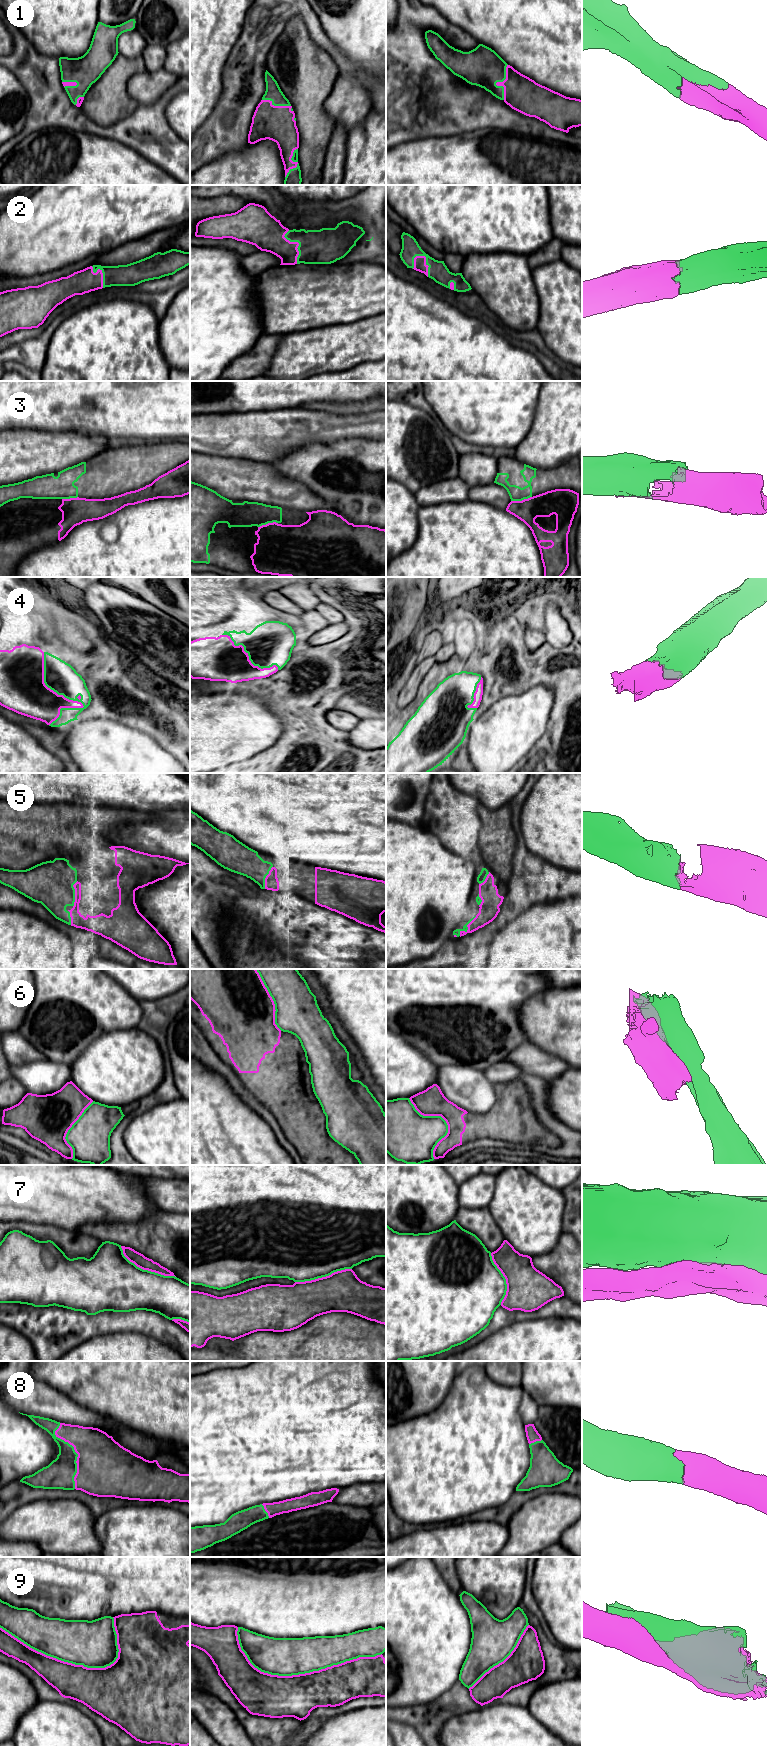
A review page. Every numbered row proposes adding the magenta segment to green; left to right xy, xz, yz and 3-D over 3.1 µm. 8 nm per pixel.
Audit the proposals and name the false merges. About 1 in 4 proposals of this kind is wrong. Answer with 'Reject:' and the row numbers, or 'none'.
Reject: 3, 6, 7, 9

